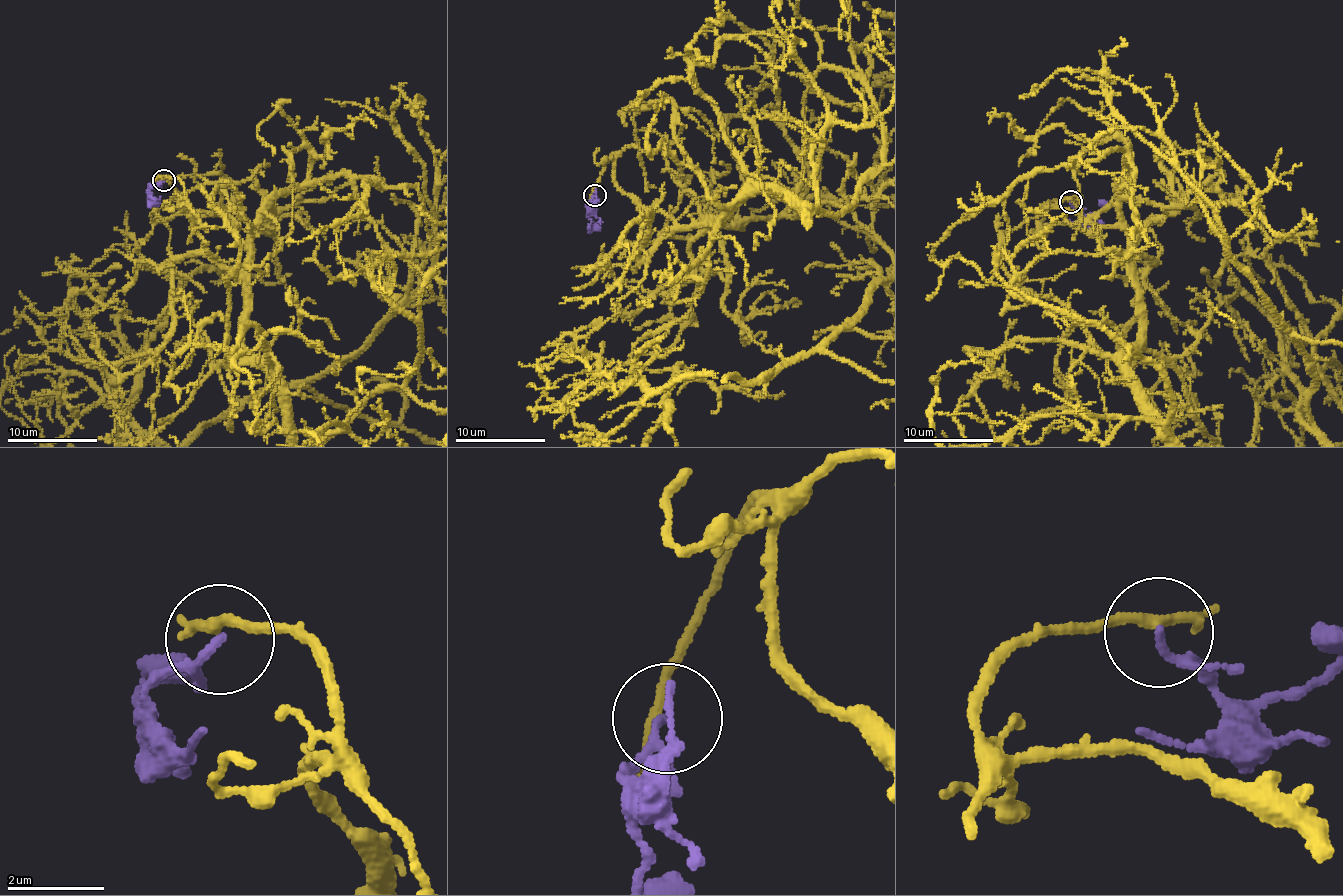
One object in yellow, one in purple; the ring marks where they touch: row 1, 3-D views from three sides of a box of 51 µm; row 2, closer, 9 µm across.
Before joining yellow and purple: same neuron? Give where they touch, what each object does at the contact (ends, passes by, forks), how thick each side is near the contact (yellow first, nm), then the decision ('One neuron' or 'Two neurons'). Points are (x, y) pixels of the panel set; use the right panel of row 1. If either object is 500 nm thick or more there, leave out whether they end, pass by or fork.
Place: (1071, 201). At the ring yellow passes by. At the ring purple passes by. Thickness 200 nm (yellow) against 120 nm. Two neurons

